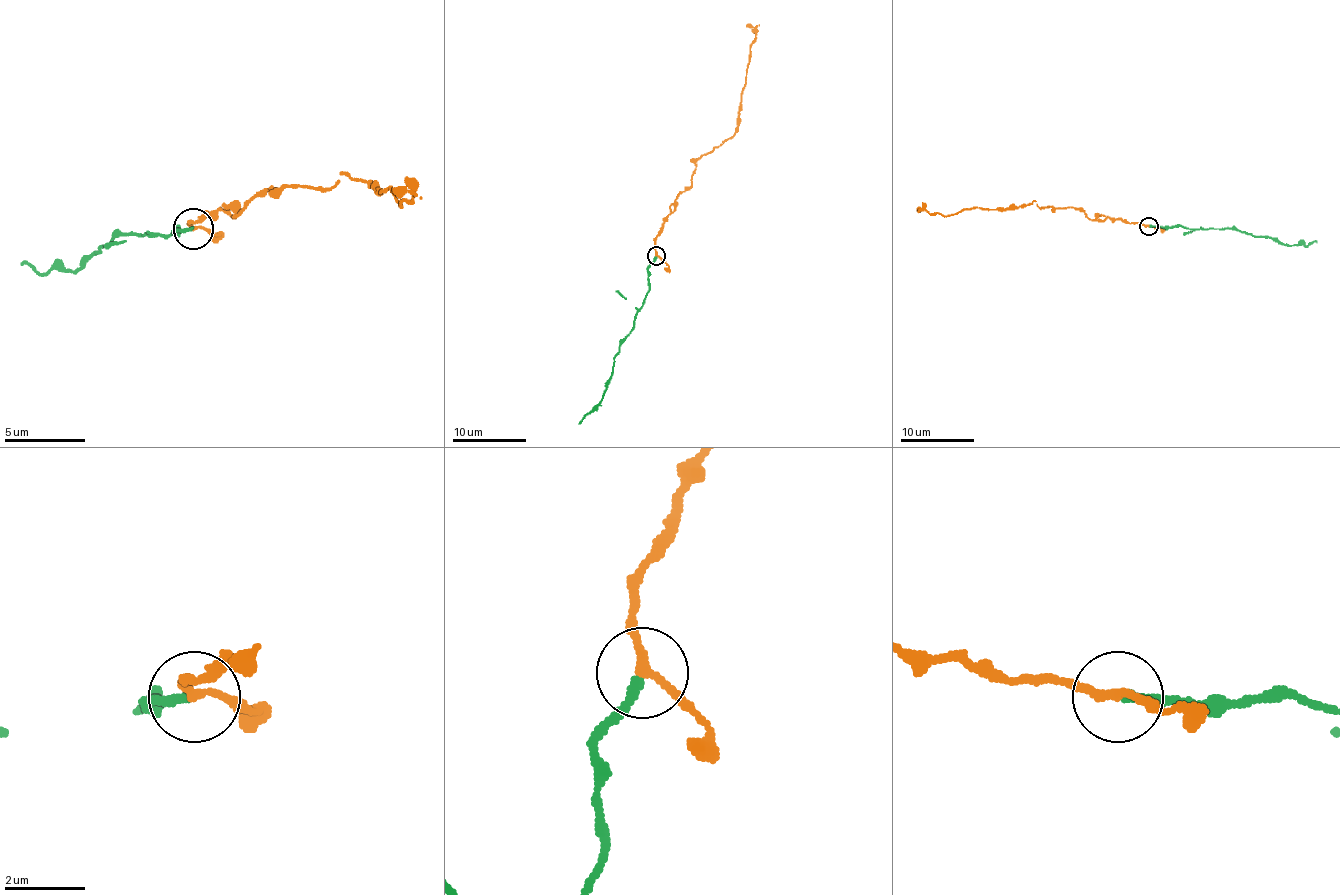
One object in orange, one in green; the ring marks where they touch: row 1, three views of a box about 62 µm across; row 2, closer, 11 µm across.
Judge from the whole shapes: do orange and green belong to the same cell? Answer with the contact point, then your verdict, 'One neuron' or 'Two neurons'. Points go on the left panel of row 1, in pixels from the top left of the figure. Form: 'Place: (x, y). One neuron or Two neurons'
Place: (193, 229). One neuron

